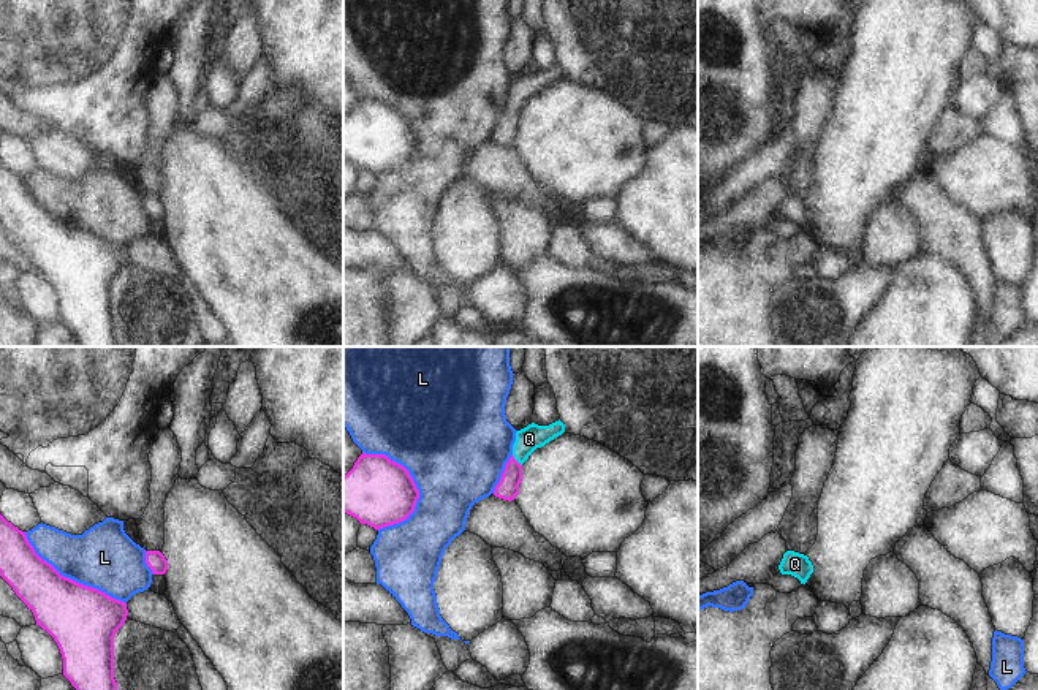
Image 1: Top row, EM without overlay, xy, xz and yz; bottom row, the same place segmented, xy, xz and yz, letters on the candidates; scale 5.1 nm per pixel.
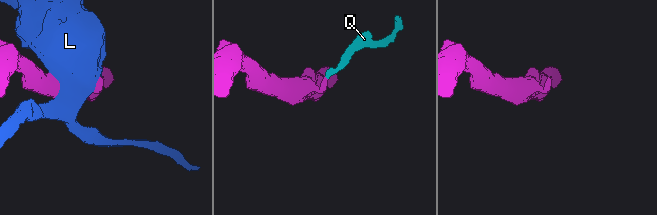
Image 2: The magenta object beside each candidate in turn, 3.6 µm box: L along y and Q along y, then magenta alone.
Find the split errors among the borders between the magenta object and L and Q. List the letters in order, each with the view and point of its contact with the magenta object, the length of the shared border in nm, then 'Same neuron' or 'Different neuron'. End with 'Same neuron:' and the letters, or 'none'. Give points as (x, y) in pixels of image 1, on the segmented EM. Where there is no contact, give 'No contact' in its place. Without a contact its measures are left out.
L: Touches magenta at xz (409, 473). Shared border 420 nm. Different neuron
Q: Touches magenta at xz (516, 461). Shared border 80 nm. Same neuron
Same neuron: Q

